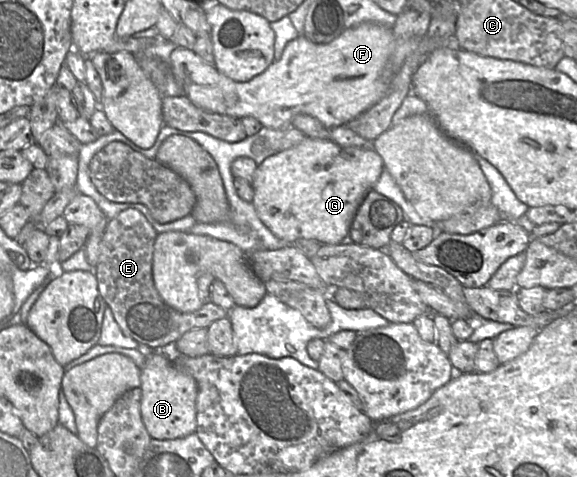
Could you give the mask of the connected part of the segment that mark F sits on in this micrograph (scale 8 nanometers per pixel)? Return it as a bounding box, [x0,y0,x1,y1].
[170,23,394,130]

